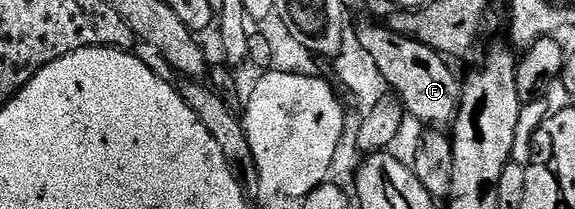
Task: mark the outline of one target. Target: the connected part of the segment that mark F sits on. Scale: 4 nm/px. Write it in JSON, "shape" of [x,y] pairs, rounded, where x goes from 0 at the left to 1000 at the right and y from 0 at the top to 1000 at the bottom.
{"shape":[[[638,86],[617,129],[617,158],[631,230],[645,254],[645,278],[670,368],[675,416],[692,435],[687,440],[711,555],[715,545],[743,589],[743,603],[776,603],[774,593],[783,598],[790,579],[802,493],[805,402],[767,258],[722,182],[687,158],[670,115],[656,115]]]}

